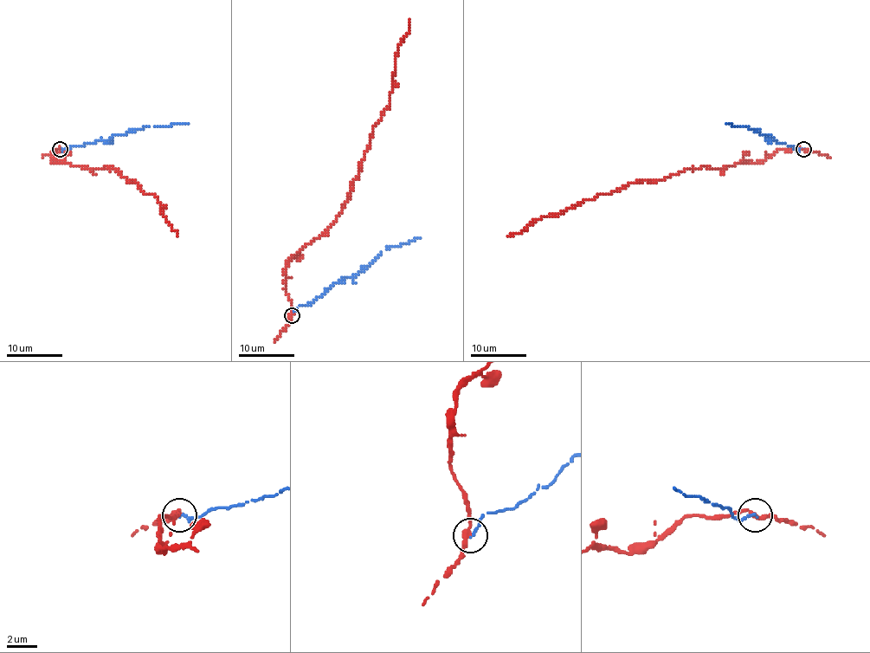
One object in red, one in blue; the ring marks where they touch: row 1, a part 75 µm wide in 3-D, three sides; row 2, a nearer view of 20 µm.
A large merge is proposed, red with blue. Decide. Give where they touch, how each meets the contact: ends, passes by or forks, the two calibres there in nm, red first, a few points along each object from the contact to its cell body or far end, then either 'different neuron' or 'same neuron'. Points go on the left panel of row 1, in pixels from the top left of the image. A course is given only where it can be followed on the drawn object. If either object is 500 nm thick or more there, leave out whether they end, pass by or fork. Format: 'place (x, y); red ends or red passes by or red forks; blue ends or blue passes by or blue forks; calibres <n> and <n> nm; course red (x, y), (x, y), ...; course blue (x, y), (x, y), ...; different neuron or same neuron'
place (60, 149); red passes by; blue ends; calibres 300 and 240 nm; course red (60, 150), (53, 150), (55, 162), (110, 168), (127, 182), (134, 180), (145, 195), (158, 198), (177, 236); course blue (60, 150), (66, 151), (98, 139), (105, 143), (112, 135), (154, 126), (189, 123); different neuron

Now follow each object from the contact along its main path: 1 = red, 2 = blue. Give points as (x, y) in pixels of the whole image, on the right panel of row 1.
1: (802, 150), (776, 150), (764, 159), (724, 168), (692, 168), (651, 182), (637, 180), (535, 220), (506, 236)
2: (804, 150), (795, 151), (793, 146), (775, 139), (770, 143), (766, 134), (727, 123)

